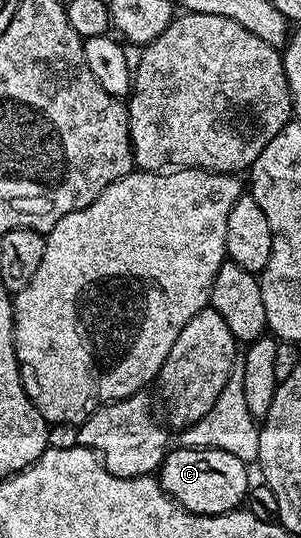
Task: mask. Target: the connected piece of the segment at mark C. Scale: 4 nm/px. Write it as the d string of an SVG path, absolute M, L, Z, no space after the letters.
M177 445L166 455L159 468L165 492L193 515L222 515L236 511L246 502L251 480L250 468L234 453L217 448L193 448Z

